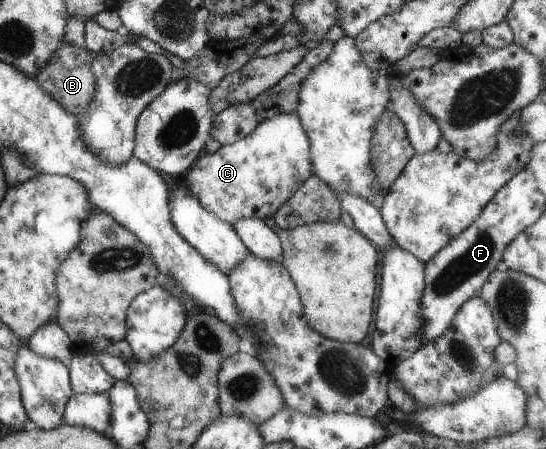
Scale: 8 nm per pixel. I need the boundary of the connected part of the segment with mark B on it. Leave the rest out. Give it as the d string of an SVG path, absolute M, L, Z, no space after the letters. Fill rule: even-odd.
M69 16L66 35L61 46L55 51L49 66L36 77L38 84L48 91L68 112L78 115L90 103L95 95L97 84L92 71L96 53L85 46L85 22L81 18Z

